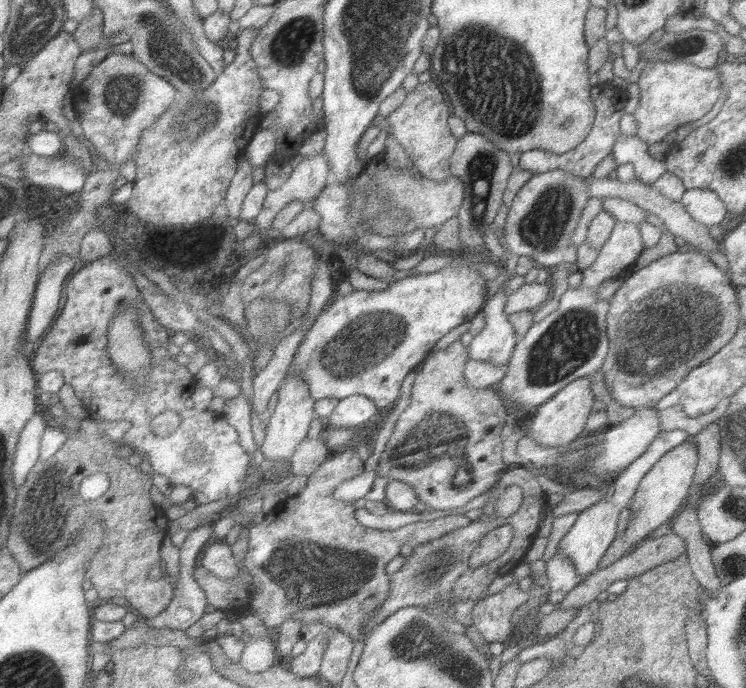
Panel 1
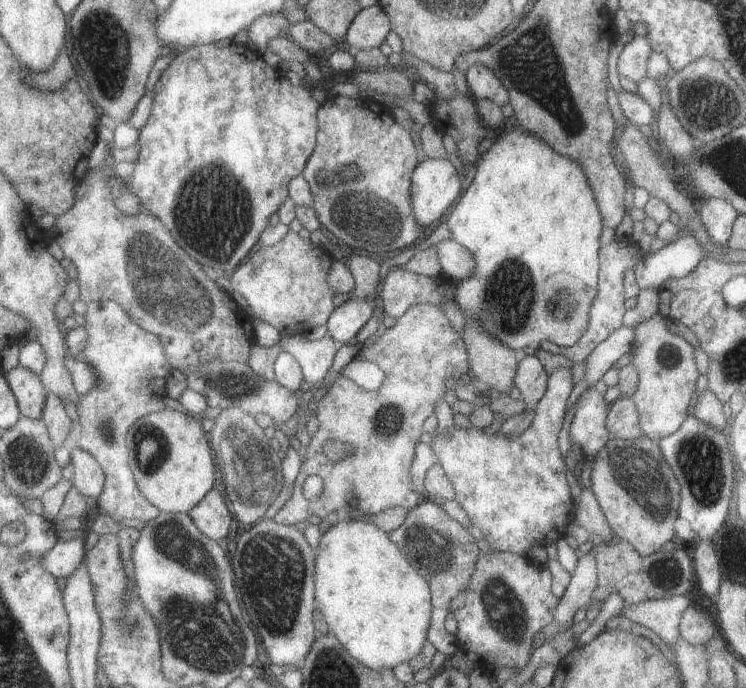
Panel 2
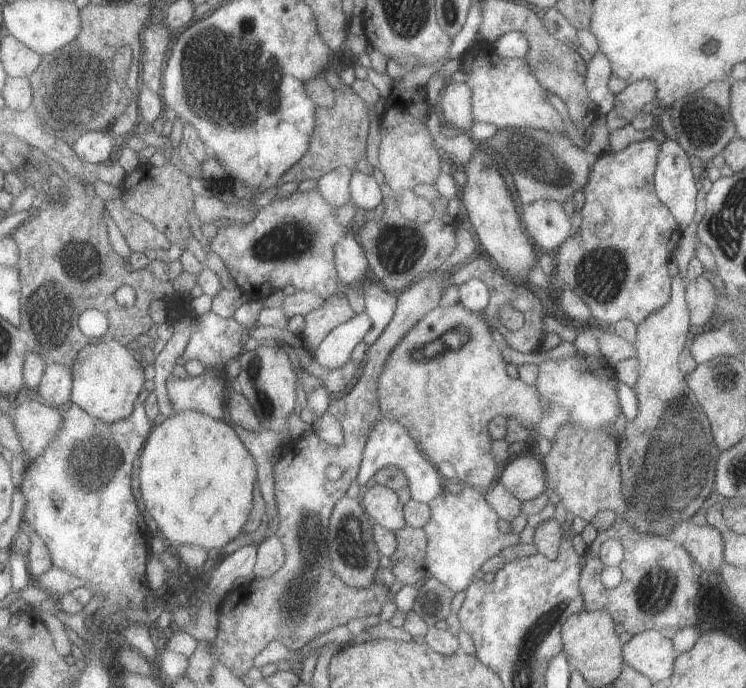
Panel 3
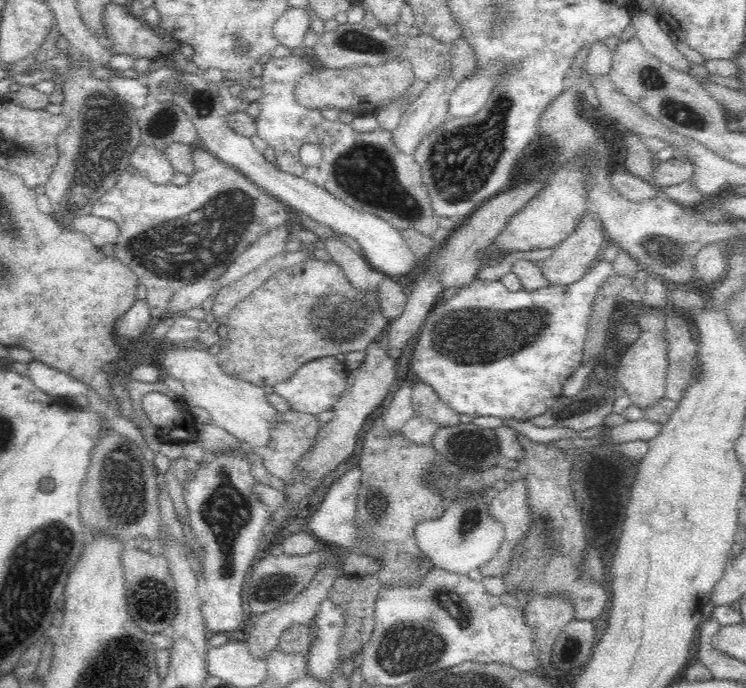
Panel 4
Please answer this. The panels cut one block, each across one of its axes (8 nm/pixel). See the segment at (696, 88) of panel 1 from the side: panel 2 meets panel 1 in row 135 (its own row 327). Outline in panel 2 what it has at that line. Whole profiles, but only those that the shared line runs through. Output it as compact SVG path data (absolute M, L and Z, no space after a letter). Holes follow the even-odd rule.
M661 314L651 316L649 320L635 326L635 338L631 346L631 364L637 368L639 384L631 400L635 400L639 412L639 424L643 436L649 440L663 440L673 434L687 418L689 408L695 402L697 378L697 358L695 348L673 332L673 326Z

